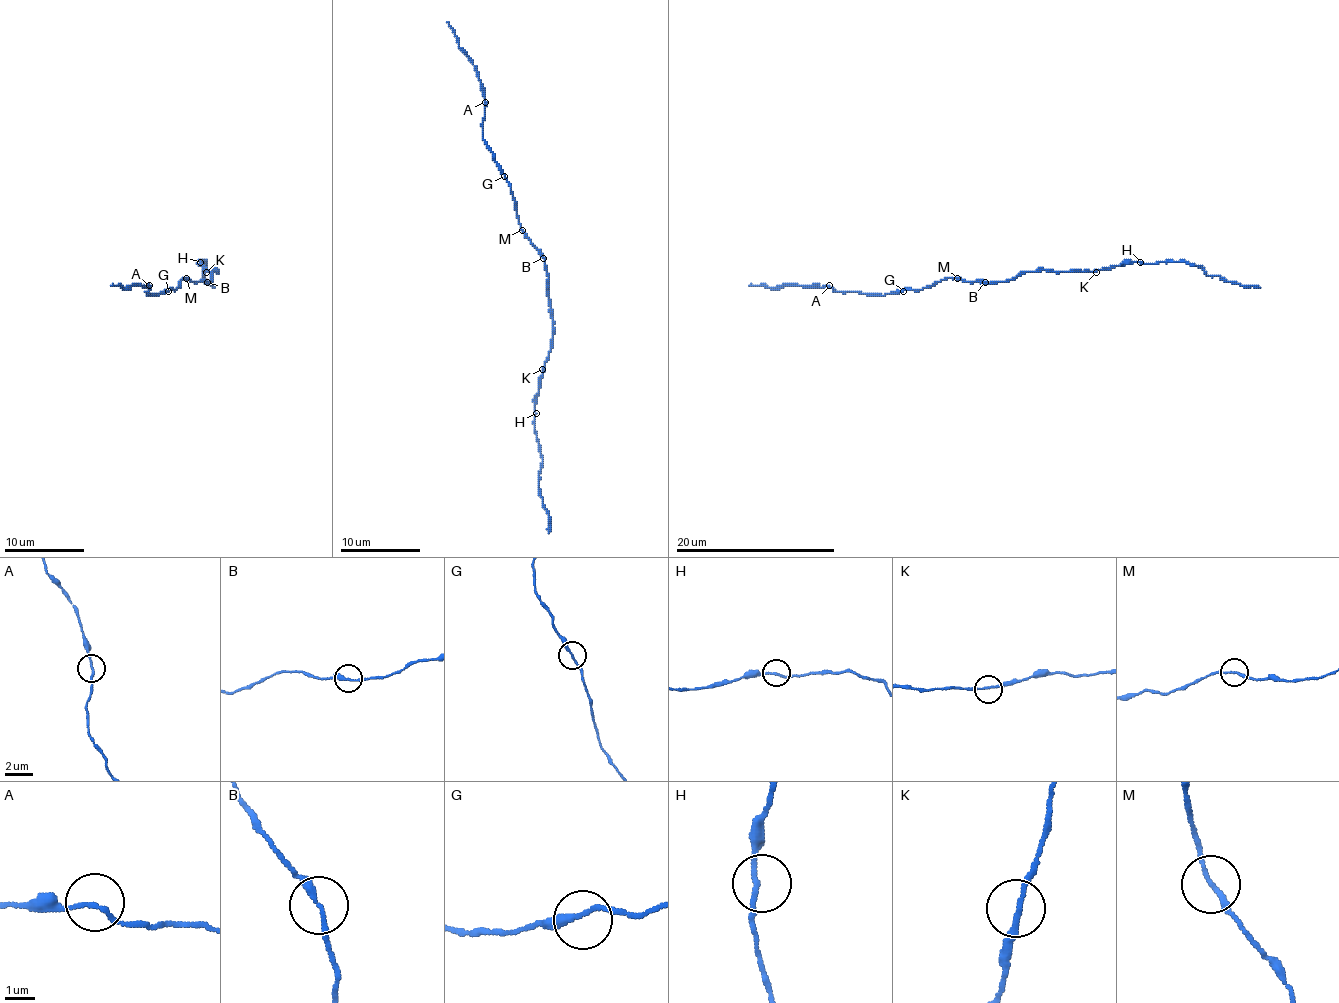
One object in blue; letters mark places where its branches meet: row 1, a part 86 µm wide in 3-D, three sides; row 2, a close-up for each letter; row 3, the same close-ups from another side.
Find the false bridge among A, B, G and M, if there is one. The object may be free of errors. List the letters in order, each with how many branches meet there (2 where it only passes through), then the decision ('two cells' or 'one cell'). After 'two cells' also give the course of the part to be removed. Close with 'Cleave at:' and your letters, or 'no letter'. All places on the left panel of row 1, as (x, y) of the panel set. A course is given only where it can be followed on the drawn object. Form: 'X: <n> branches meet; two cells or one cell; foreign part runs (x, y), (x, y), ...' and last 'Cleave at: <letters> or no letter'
A: 2 branches meet; one cell
B: 2 branches meet; one cell
G: 2 branches meet; one cell
M: 2 branches meet; one cell
Cleave at: no letter

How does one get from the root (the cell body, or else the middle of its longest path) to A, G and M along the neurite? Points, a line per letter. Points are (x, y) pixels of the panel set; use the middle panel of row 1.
A: (546, 268), (542, 254), (520, 228), (510, 184), (483, 138), (485, 102)
G: (546, 268), (542, 254), (520, 228), (510, 184), (504, 176)
M: (546, 268), (542, 254), (522, 230)

